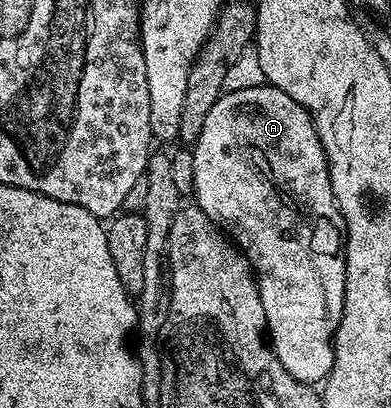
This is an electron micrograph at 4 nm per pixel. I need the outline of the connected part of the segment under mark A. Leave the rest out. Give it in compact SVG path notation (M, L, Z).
M262 84L256 87L244 87L242 90L223 92L218 101L212 103L212 111L208 111L208 119L204 119L204 127L200 131L198 140L194 142L191 153L193 155L194 189L192 195L195 204L215 221L221 221L222 219L223 228L232 236L235 245L249 259L250 265L254 269L254 275L258 279L260 303L264 303L268 344L274 350L276 359L280 359L284 371L288 371L288 375L292 375L292 379L303 381L304 384L312 386L325 382L334 362L332 348L334 332L338 330L338 324L344 311L344 283L346 282L345 225L343 216L340 215L338 205L332 195L327 157L324 155L323 145L320 143L314 120L310 118L310 112L300 103L296 103L296 99L284 95L284 91L280 91L274 85Z

